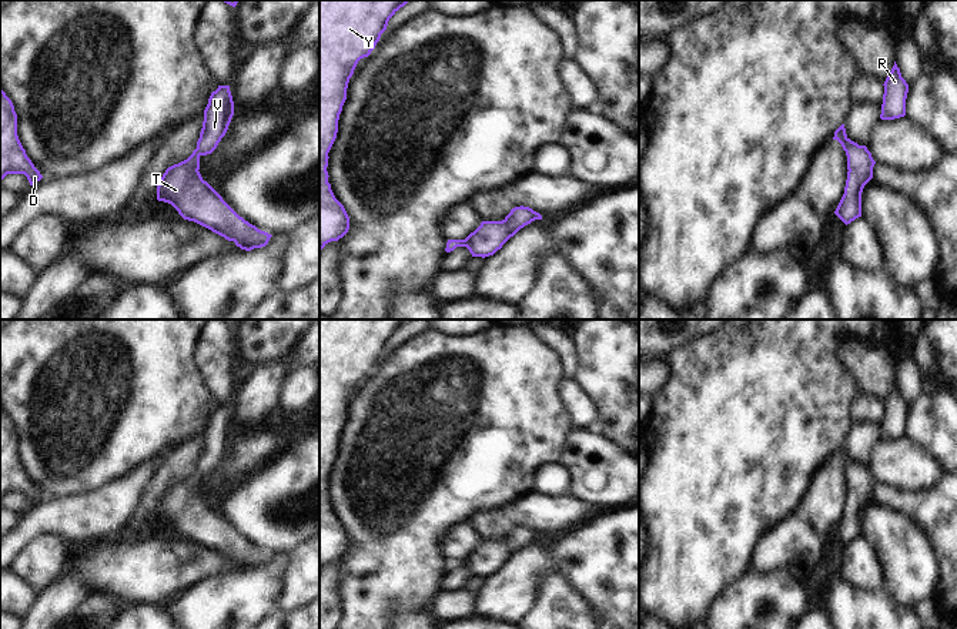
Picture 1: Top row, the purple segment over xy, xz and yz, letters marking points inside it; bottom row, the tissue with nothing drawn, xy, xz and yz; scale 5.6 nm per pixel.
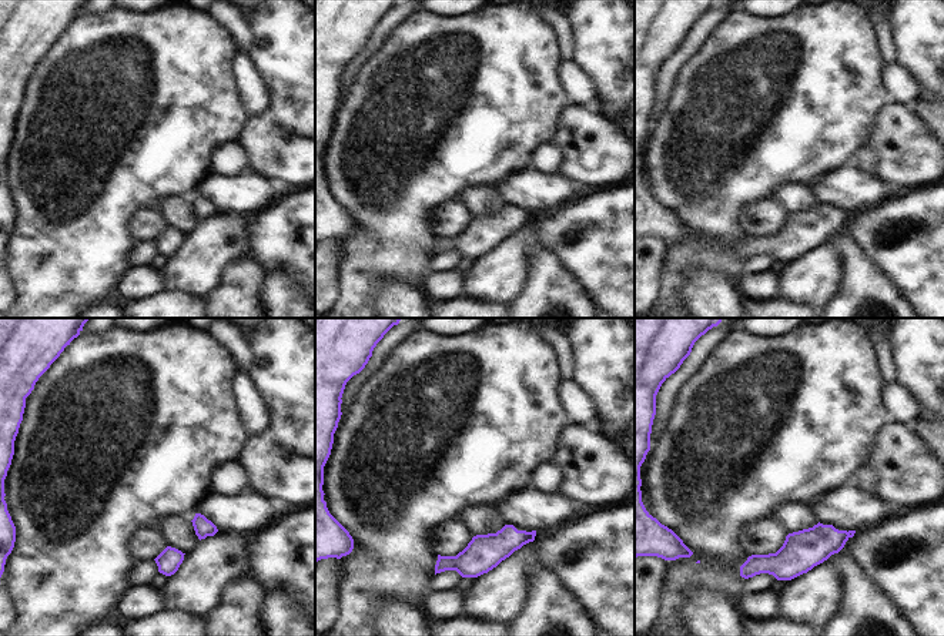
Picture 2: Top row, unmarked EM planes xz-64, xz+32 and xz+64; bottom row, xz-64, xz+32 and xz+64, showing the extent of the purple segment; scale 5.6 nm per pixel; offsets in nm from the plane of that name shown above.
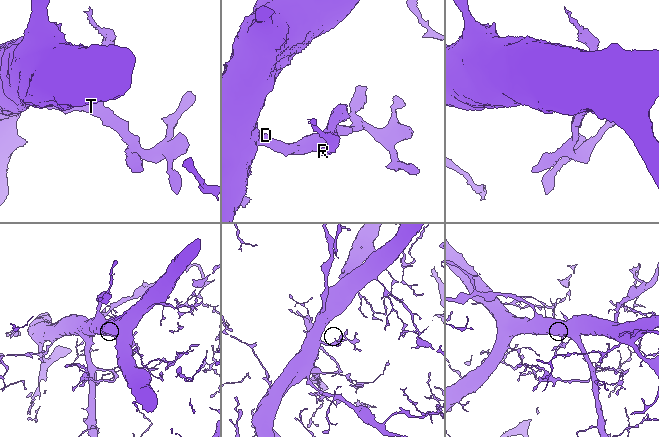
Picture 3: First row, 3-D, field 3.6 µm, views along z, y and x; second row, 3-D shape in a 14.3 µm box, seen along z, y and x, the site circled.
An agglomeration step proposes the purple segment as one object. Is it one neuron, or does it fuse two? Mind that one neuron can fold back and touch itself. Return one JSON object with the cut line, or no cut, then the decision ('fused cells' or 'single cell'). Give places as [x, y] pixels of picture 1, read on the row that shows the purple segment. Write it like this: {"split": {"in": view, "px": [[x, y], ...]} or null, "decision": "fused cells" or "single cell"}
{"split": null, "decision": "single cell"}

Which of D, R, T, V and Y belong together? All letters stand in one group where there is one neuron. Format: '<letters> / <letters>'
D R T V Y

